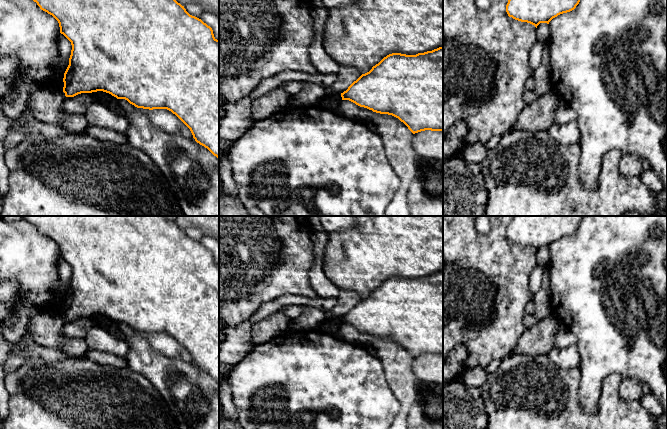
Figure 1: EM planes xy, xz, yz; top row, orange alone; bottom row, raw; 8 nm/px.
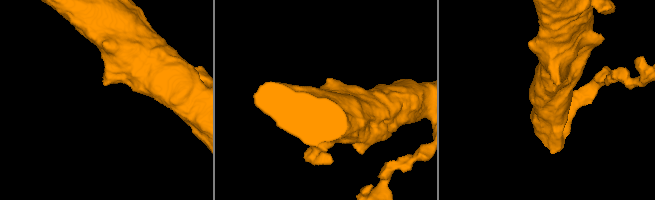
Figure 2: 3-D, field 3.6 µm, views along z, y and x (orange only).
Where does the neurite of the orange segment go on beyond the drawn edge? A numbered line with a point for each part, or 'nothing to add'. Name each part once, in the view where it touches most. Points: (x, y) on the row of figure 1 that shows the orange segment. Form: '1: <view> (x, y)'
nothing to add

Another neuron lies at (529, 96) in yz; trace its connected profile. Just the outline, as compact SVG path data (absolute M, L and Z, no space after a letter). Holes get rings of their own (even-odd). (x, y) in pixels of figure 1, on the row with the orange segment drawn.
M525 89L524 94L523 94L523 100L524 100L525 104L530 104L533 101L535 101L536 99L537 99L537 96L534 93L534 91Z

